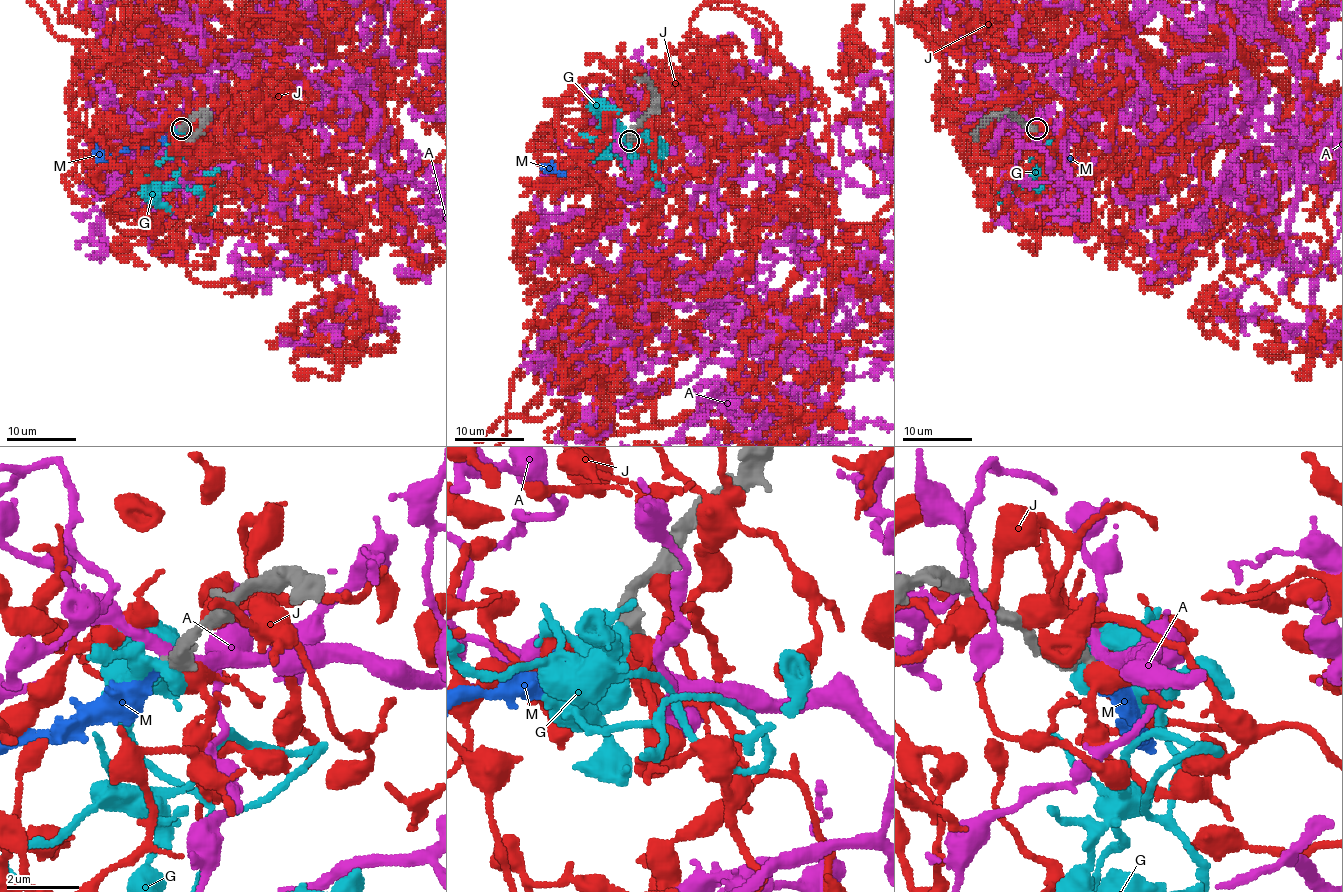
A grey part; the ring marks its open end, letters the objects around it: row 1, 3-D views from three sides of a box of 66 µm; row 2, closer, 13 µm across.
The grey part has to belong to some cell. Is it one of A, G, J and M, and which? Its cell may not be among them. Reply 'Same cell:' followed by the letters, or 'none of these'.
Same cell: M

